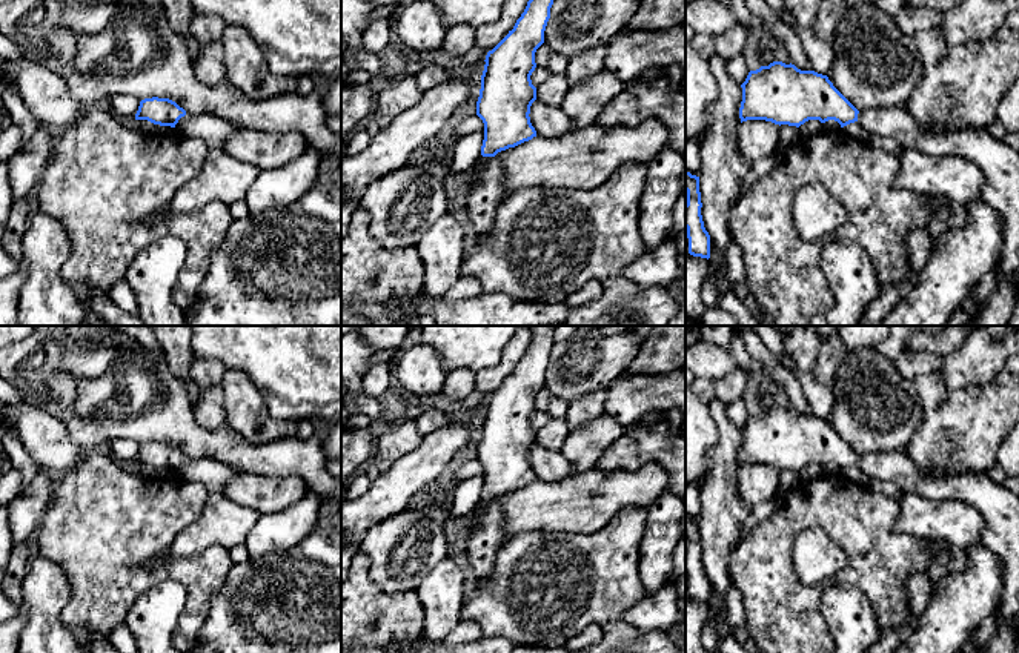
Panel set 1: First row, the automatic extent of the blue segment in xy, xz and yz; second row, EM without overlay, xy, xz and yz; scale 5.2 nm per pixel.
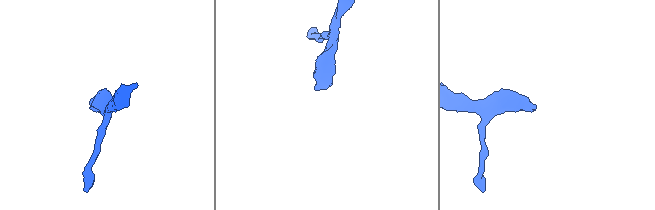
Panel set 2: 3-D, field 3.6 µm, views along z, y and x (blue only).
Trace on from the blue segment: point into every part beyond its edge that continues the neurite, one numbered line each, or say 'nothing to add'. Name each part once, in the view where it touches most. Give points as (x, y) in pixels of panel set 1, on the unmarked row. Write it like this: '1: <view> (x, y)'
1: xz (481, 547)

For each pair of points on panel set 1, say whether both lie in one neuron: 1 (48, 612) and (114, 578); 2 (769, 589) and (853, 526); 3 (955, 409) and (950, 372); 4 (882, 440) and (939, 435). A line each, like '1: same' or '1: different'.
1: different
2: same
3: different
4: different

